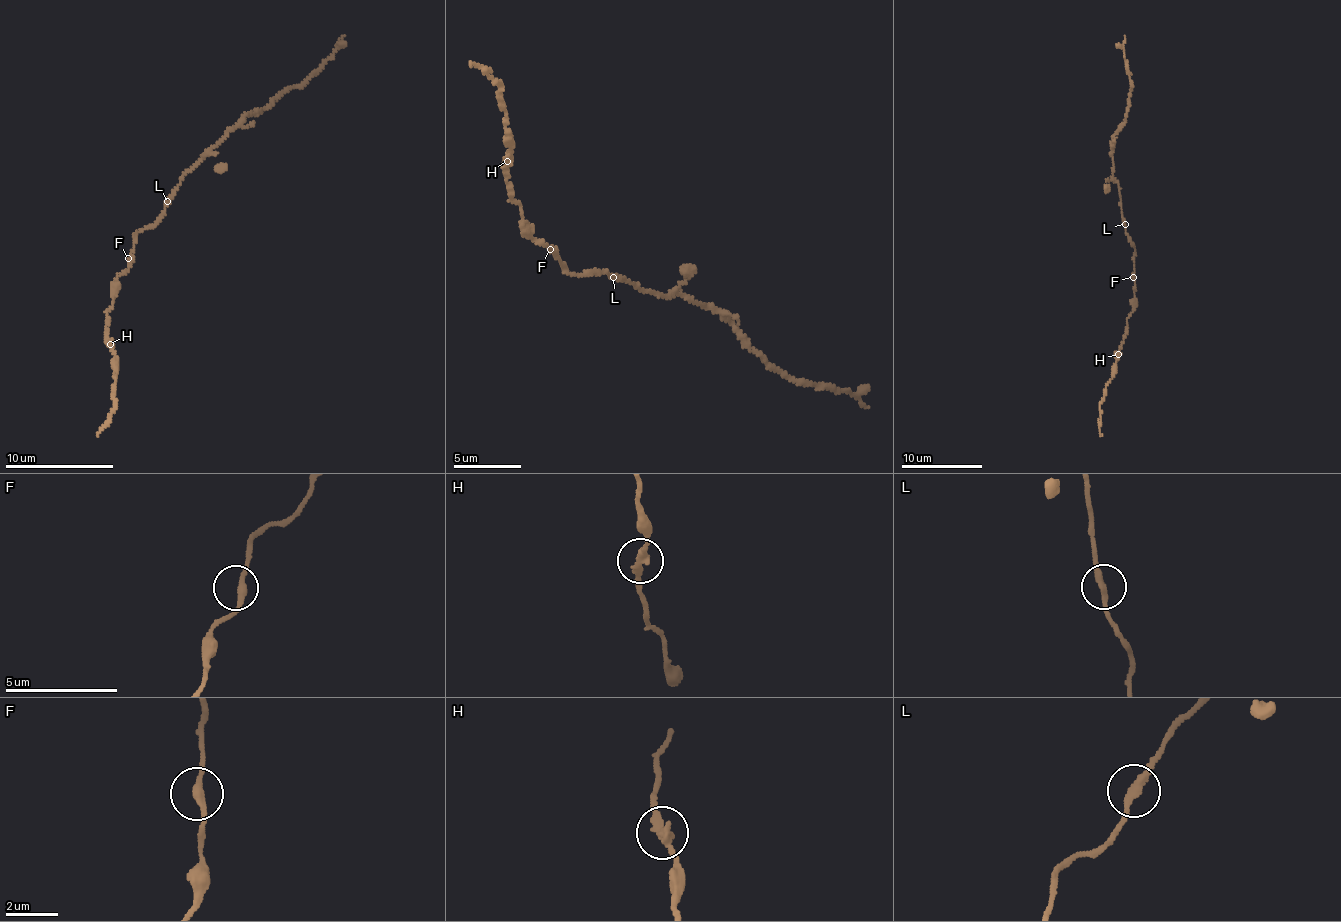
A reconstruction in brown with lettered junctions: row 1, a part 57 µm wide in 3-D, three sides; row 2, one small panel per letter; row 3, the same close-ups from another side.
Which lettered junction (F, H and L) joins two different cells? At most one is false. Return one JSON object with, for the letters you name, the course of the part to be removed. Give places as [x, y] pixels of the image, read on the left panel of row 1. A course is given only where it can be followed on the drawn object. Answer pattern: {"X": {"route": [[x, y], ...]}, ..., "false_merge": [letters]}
{"false_merge": []}

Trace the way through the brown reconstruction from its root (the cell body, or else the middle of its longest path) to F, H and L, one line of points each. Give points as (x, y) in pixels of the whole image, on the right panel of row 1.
F: (1134, 246), (1133, 277)
H: (1134, 246), (1134, 305), (1127, 319), (1125, 337), (1119, 354)
L: (1134, 246), (1126, 233), (1125, 224)

